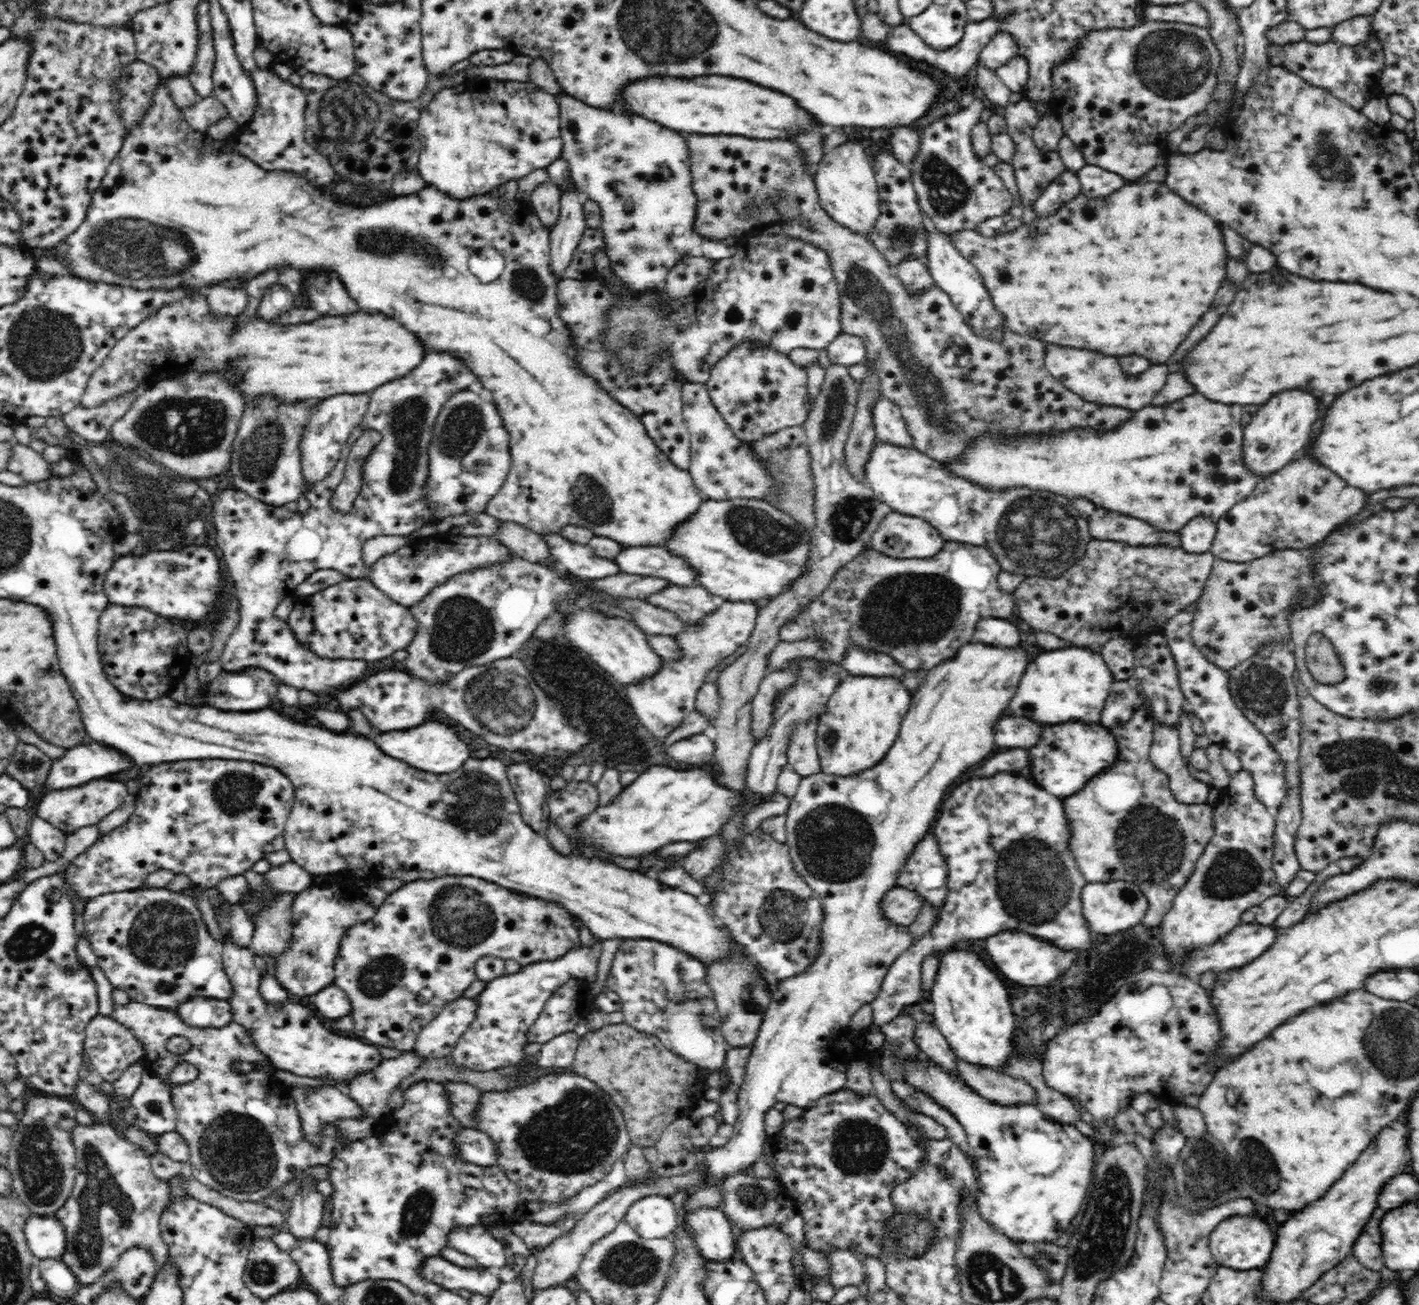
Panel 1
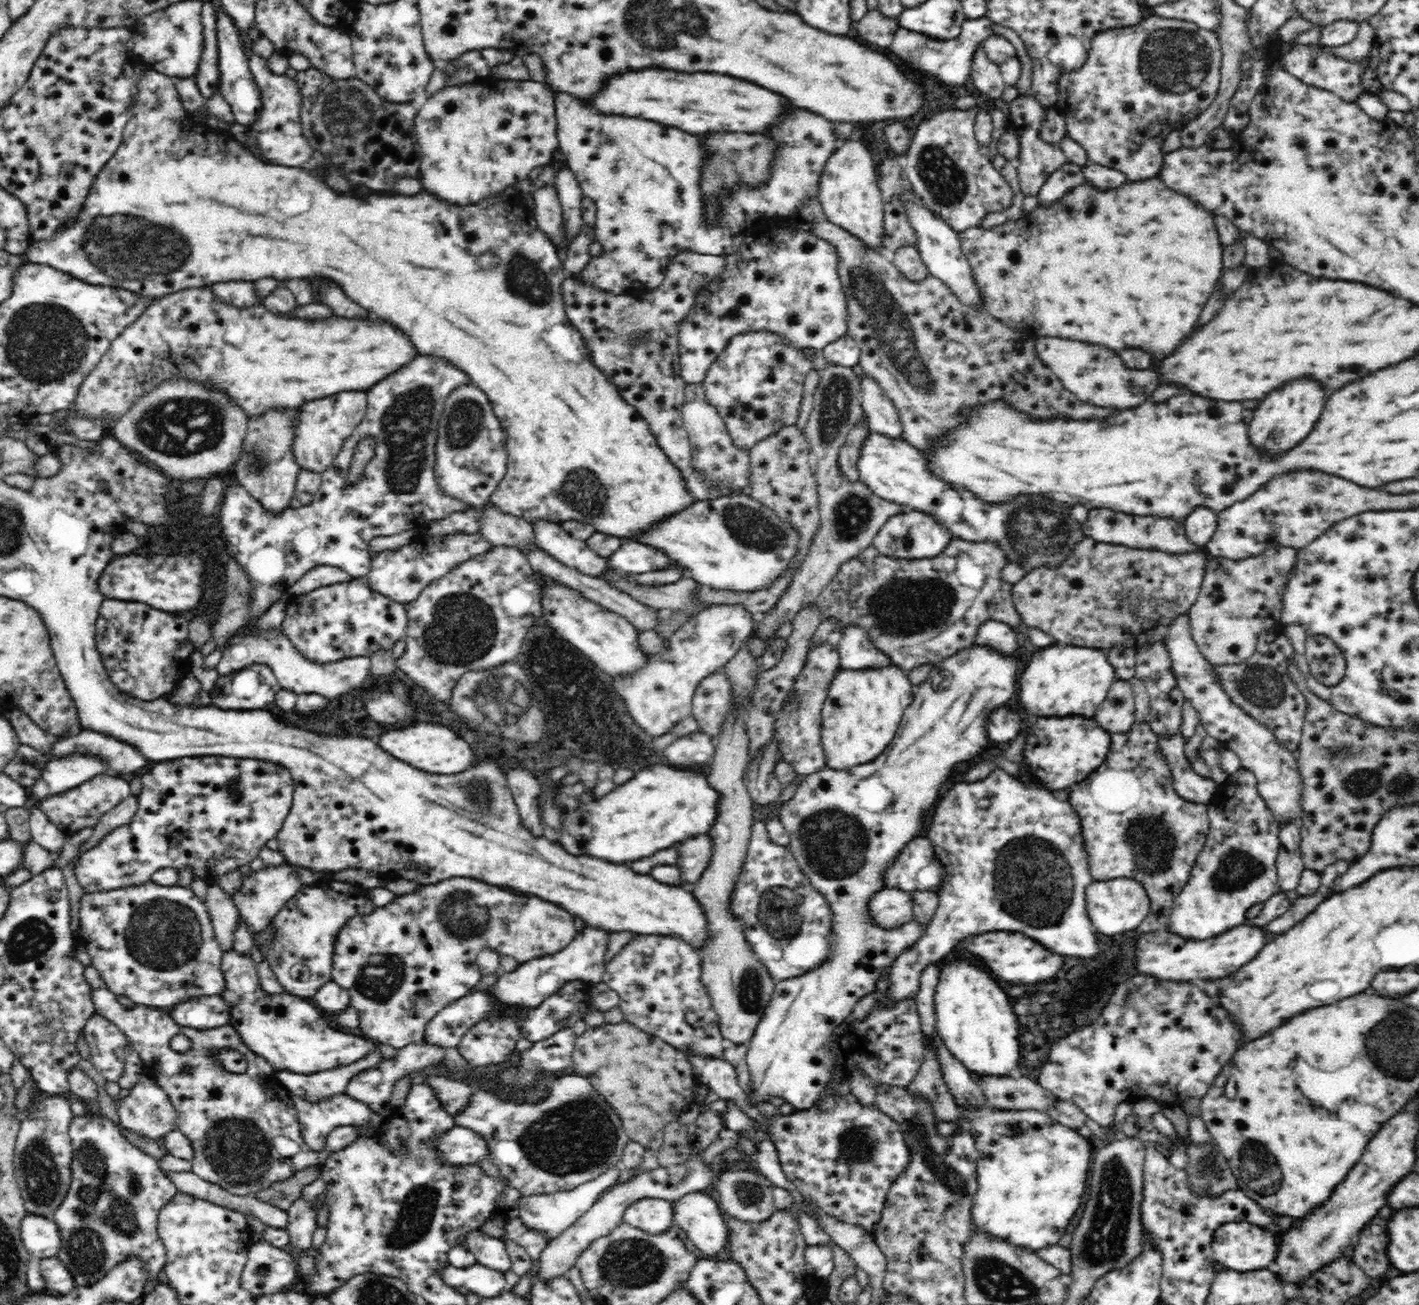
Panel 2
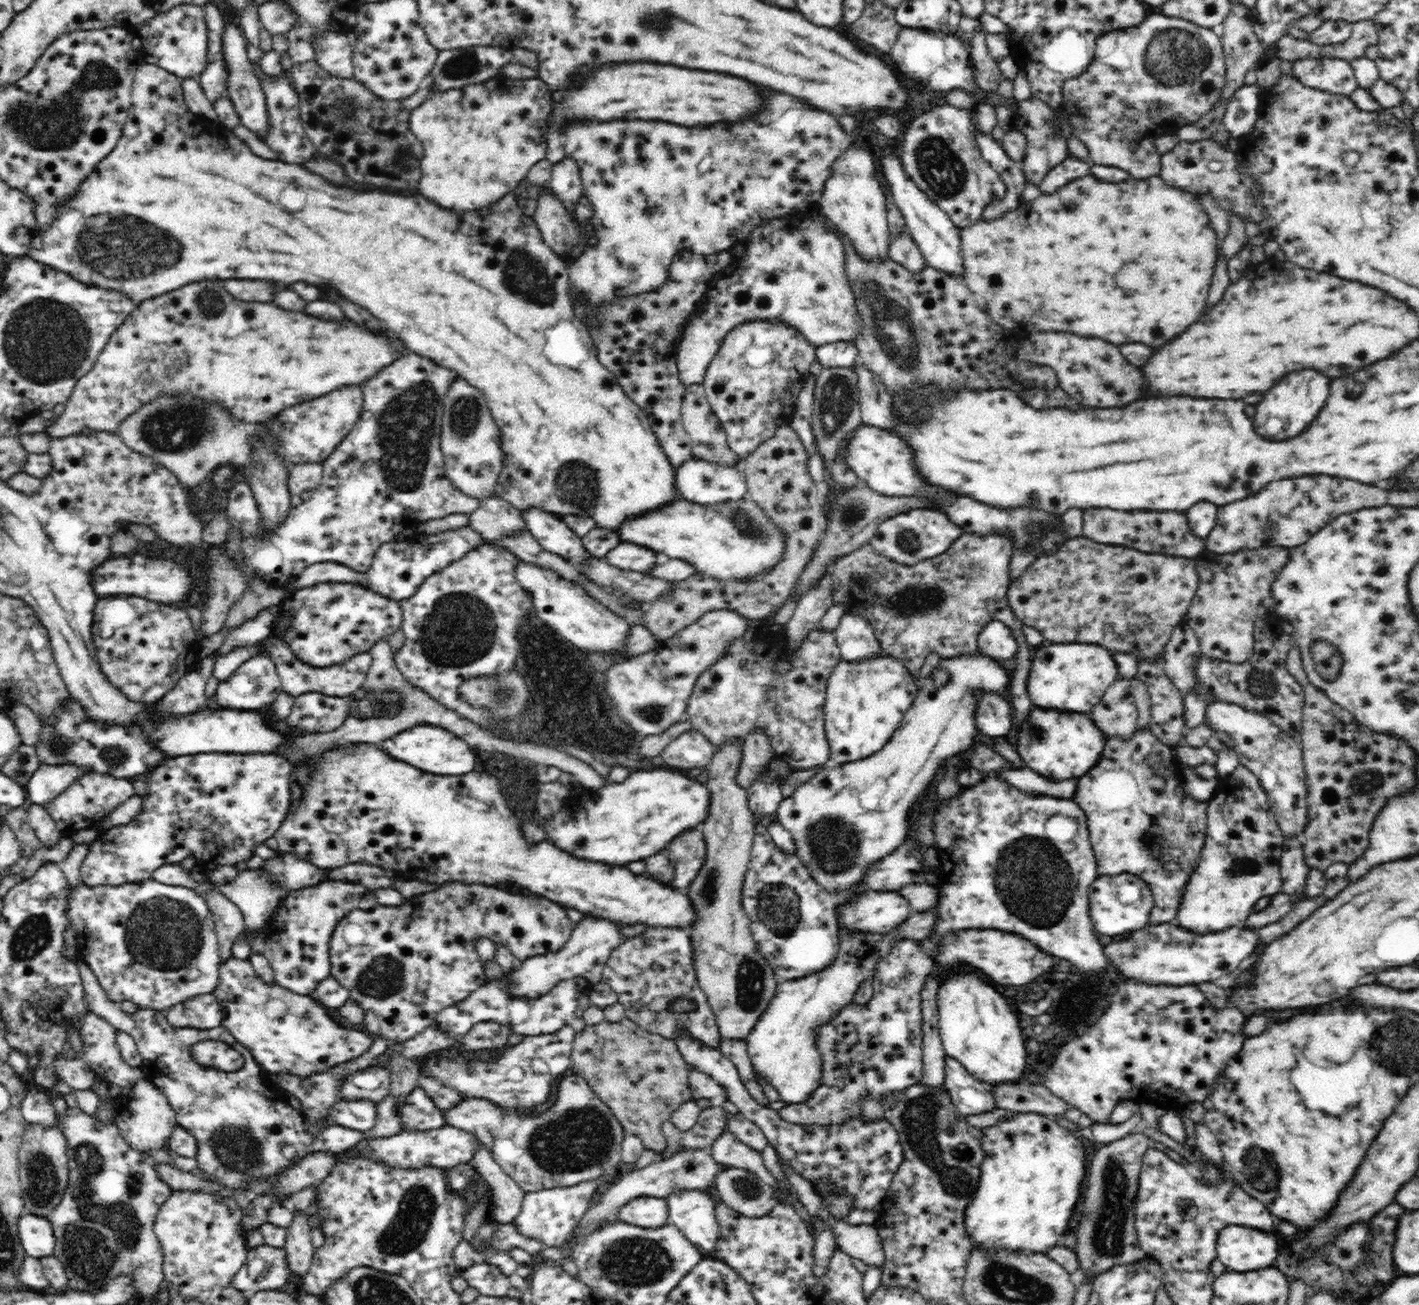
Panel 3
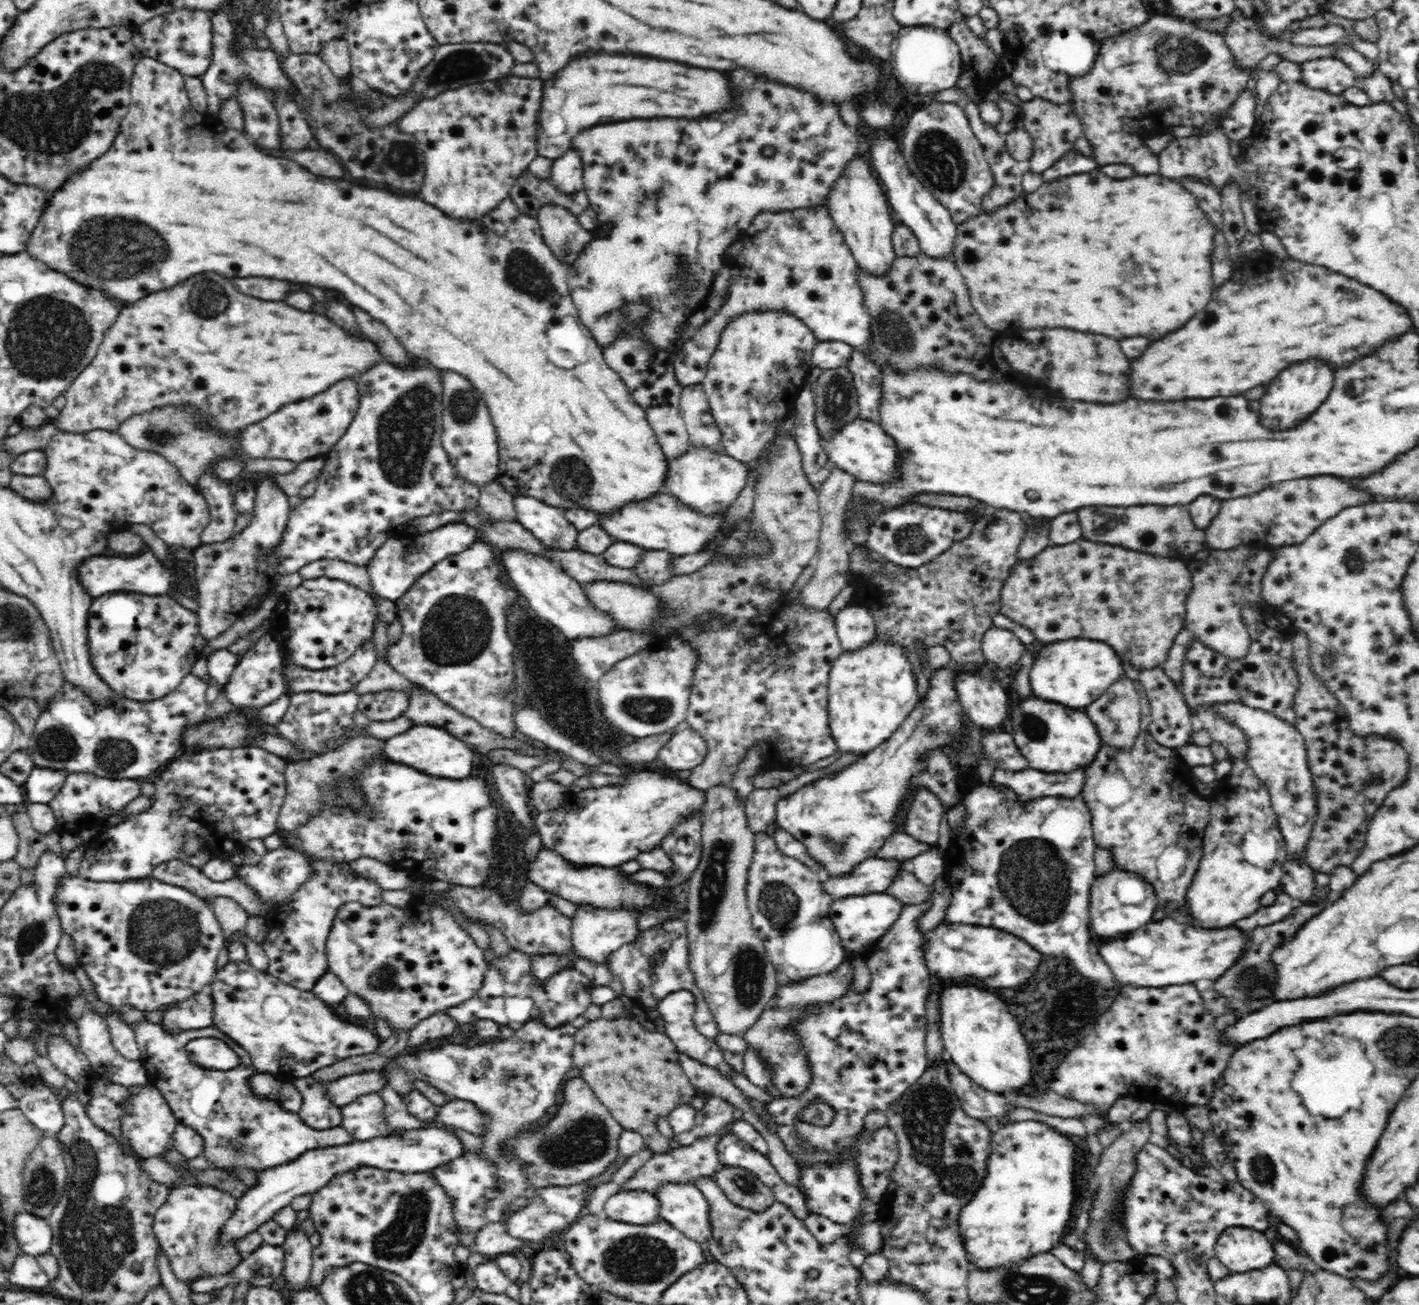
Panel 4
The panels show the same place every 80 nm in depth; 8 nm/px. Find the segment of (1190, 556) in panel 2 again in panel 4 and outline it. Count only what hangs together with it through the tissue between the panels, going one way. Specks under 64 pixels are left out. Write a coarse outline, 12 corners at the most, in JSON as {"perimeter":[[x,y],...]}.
{"perimeter":[[1080,538],[1015,565],[999,612],[1038,646],[1164,664],[1186,562]]}

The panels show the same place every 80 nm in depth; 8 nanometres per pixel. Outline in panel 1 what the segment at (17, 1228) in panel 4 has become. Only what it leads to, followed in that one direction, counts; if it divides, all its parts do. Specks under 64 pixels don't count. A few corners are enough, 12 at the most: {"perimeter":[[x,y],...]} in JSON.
{"perimeter":[[30,1215],[23,1228],[38,1259],[61,1259],[66,1233],[56,1216]]}

